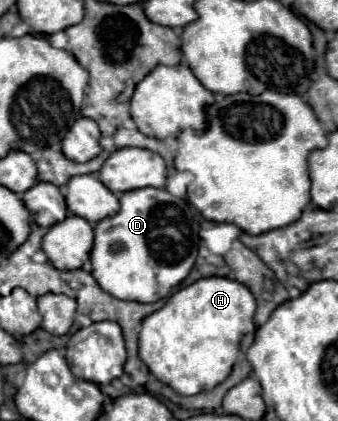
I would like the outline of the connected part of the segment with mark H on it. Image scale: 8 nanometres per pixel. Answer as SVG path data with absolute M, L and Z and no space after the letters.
M221 276L179 288L167 304L143 320L139 356L149 372L181 396L195 396L221 384L241 354L243 338L254 333L255 298L245 284Z

